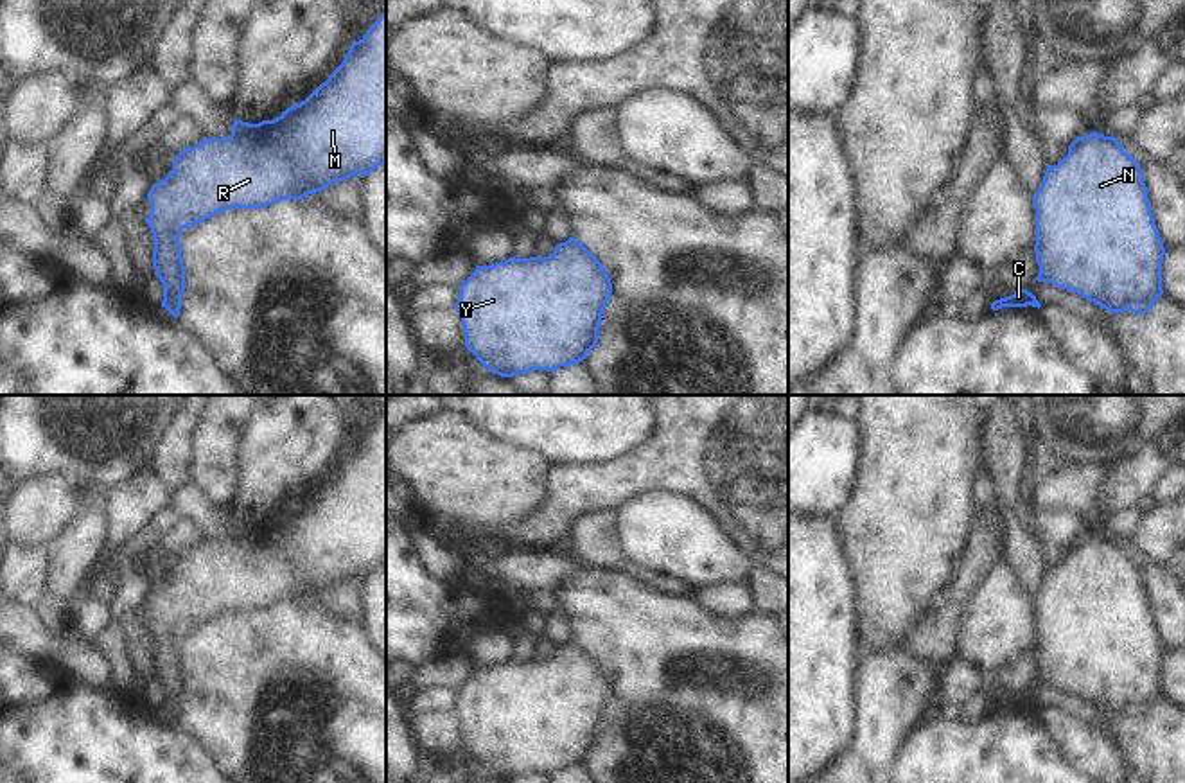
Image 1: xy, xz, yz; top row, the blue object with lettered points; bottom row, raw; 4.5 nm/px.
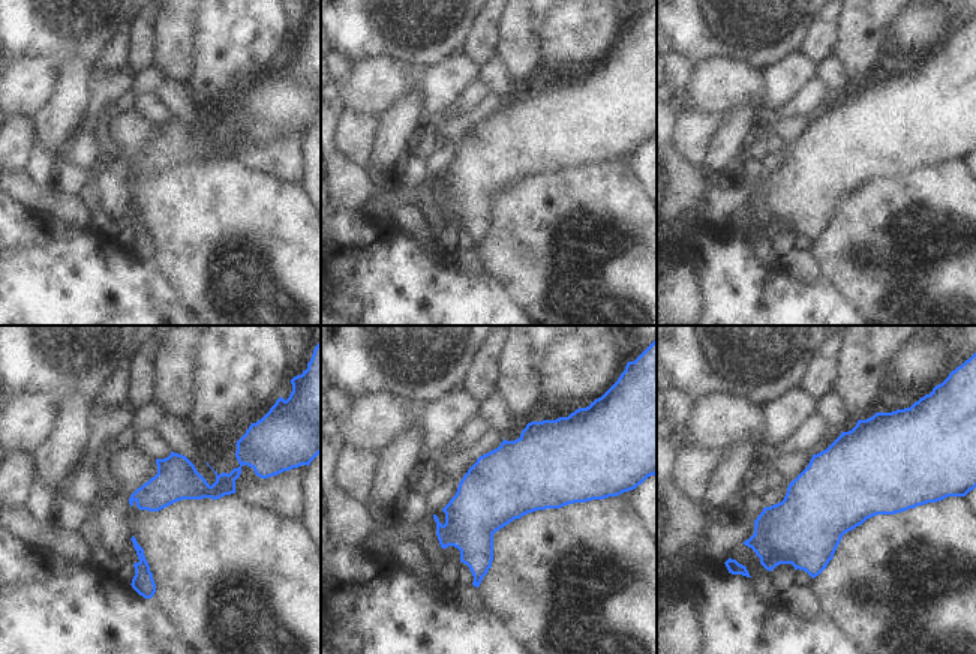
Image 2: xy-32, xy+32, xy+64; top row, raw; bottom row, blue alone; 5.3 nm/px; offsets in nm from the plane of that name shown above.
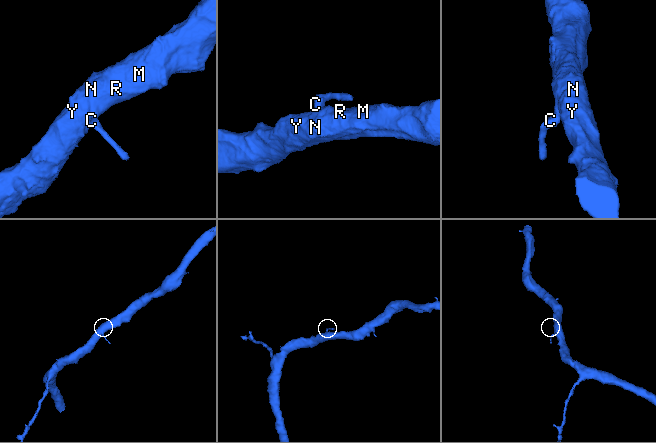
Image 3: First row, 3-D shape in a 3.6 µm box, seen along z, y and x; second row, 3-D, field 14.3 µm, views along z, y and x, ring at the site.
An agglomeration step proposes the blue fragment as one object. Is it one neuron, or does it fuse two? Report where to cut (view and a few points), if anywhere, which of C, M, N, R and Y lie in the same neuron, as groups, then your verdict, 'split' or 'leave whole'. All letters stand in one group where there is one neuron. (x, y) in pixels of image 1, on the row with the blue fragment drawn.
no cut; C M N R Y; leave whole

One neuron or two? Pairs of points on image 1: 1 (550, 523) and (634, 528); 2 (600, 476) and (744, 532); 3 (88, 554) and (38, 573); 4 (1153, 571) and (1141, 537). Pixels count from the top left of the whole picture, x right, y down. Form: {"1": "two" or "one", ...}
{"1": "two", "2": "one", "3": "two", "4": "two"}

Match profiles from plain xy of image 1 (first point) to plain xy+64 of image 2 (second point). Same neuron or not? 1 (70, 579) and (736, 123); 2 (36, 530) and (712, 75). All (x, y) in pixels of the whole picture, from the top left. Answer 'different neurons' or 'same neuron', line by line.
1: same neuron
2: same neuron

